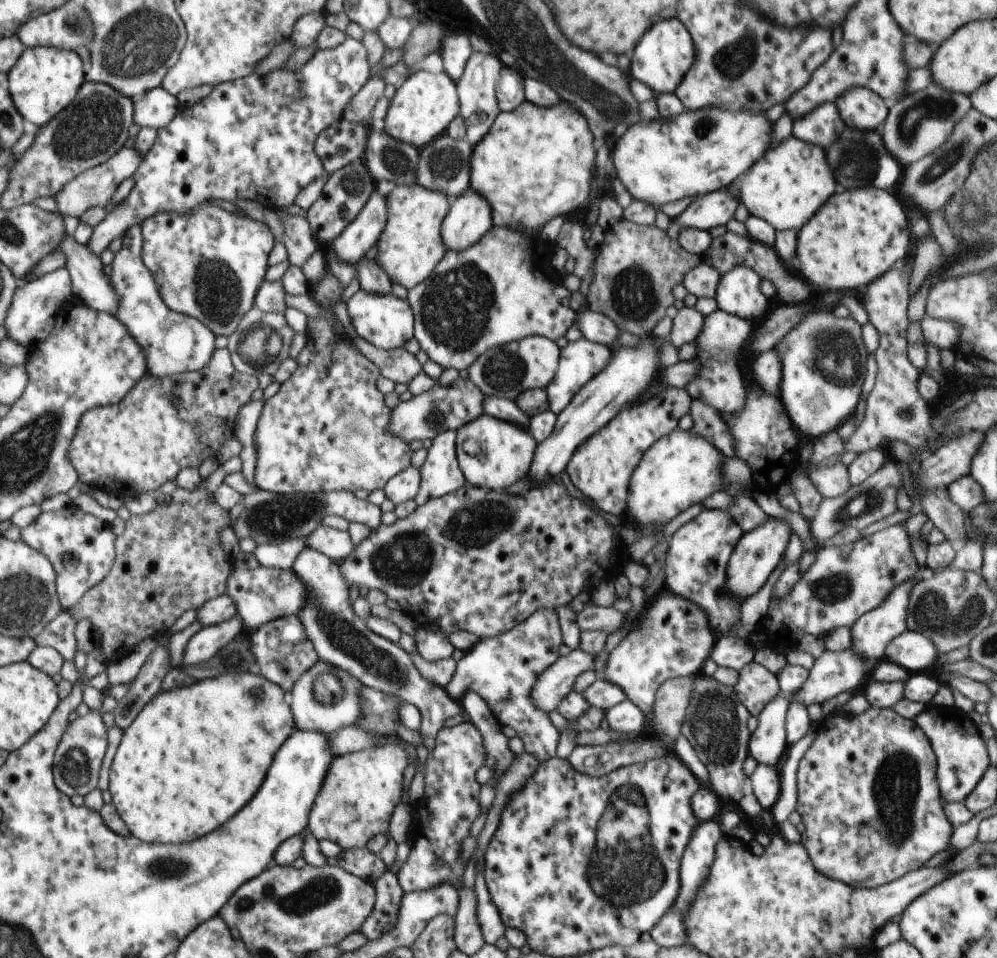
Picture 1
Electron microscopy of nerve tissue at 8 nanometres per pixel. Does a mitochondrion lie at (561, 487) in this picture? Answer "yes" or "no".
no

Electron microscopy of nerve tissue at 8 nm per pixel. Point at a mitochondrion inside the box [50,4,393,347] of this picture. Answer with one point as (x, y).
(140, 46)

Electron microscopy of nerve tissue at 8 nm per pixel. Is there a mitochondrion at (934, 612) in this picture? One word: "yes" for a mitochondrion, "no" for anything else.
yes

